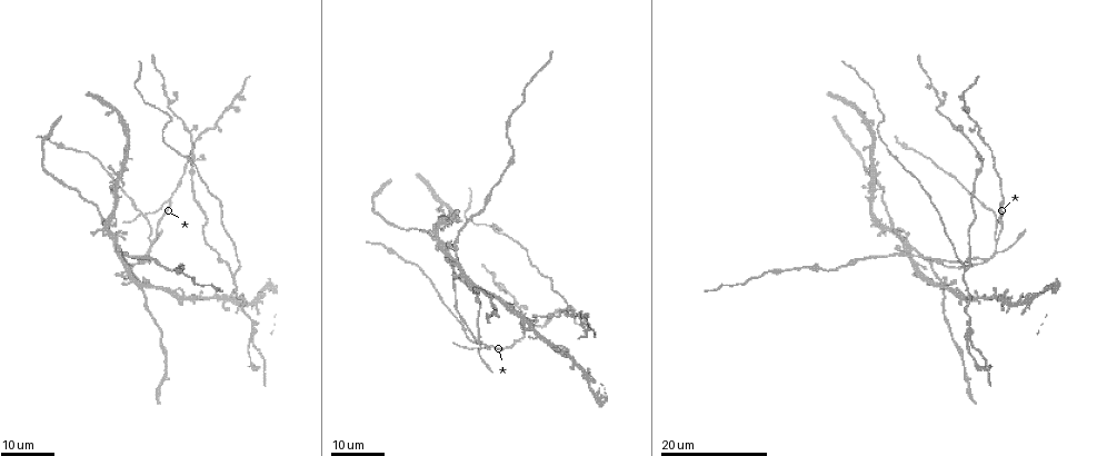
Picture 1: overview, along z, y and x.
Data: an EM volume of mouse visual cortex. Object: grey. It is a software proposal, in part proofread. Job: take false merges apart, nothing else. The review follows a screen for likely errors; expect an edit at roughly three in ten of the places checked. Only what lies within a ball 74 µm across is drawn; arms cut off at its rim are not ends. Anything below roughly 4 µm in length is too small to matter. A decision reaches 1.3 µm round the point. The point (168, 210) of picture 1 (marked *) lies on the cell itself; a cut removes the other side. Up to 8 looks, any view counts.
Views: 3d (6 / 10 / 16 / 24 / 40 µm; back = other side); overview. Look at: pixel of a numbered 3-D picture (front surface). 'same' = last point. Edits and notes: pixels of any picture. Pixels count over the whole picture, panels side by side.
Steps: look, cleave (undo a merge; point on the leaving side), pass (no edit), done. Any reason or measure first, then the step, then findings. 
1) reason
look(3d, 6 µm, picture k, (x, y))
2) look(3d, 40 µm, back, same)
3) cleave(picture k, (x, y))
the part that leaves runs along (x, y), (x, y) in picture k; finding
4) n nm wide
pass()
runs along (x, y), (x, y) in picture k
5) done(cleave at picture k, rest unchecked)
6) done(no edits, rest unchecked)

branch point
look(3d, 24 µm, picture 1, (890, 226))

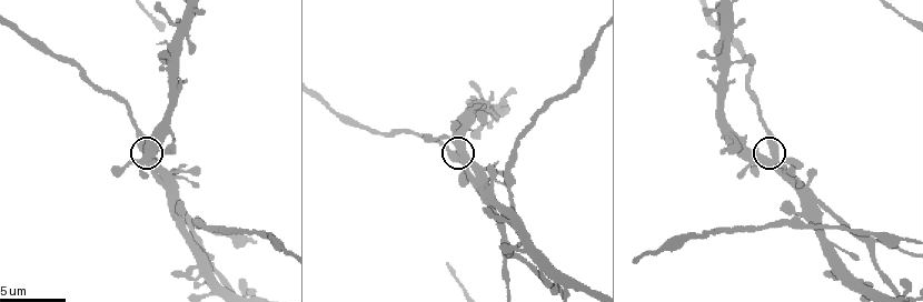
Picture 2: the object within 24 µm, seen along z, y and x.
look(3d, 6 µm, picture 2, (774, 152))

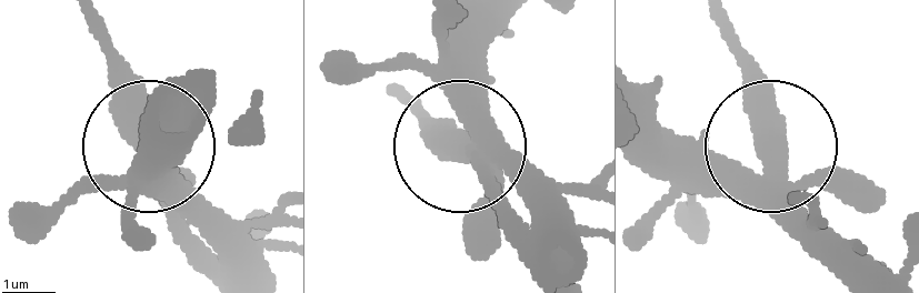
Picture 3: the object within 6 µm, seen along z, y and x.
440 nm wide
pass()
runs along (873, 272), (789, 180), (741, 38) in picture 3; all the same cell

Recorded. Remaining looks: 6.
branch point
look(3d, 24 µm, picture 1, (196, 142))

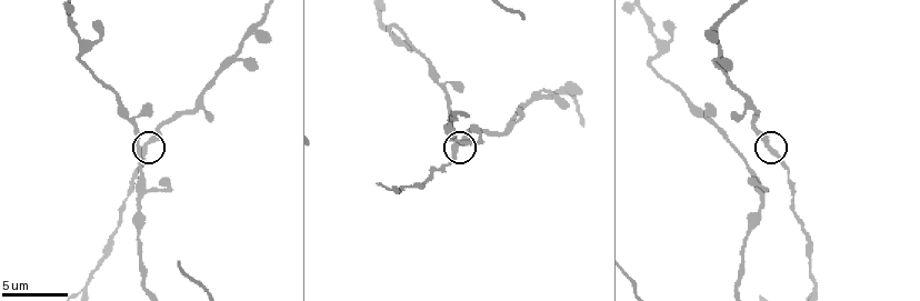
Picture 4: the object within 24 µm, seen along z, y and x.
closer look
look(3d, 10 µm, picture 4, (143, 145))

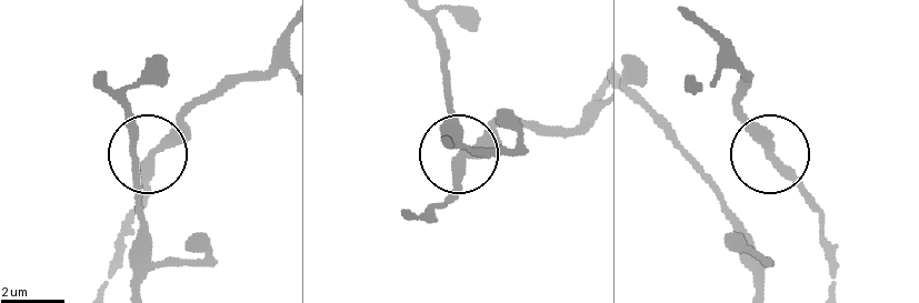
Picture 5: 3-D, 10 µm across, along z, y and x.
3 arms
pass()
runs along (836, 288), (817, 208), (735, 108) in picture 5; continuous, no second cell

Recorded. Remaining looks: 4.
arms part here
look(3d, 16 µm, picture 1, (232, 275))

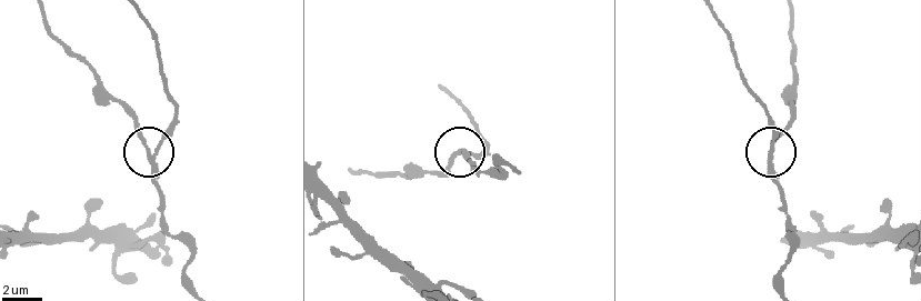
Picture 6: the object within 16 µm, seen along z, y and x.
zoom in
look(3d, 6 µm, picture 6, (768, 156))

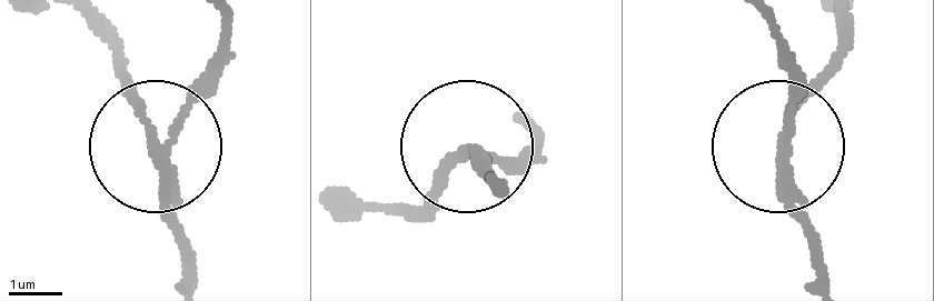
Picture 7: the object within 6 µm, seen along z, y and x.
cleave(picture 7, (188, 94))
the part that leaves runs along (171, 166), (180, 104), (225, 11) in picture 7; a second cell is stuck on

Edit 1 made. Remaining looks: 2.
three-way junction
look(3d, 16 µm, picture 1, (1028, 304))

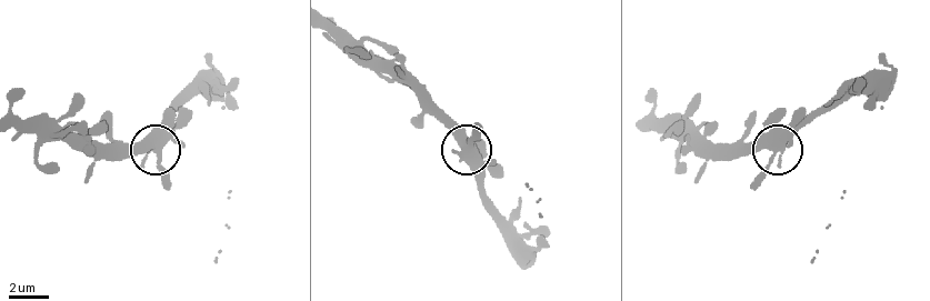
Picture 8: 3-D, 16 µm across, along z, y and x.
look(3d, 10 µm, picture 8, (775, 151))

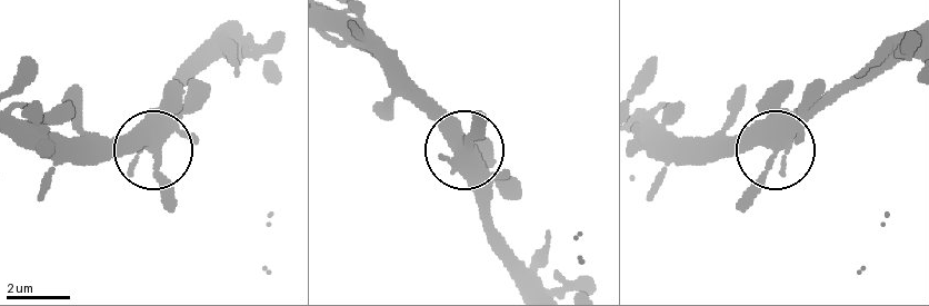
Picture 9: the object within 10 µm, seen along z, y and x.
340 nm wide
pass()
runs along (641, 119), (689, 138), (769, 141), (772, 163), (740, 207) in picture 9; all the same cell

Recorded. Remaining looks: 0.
done(cleave at picture 7, rest unchecked)

